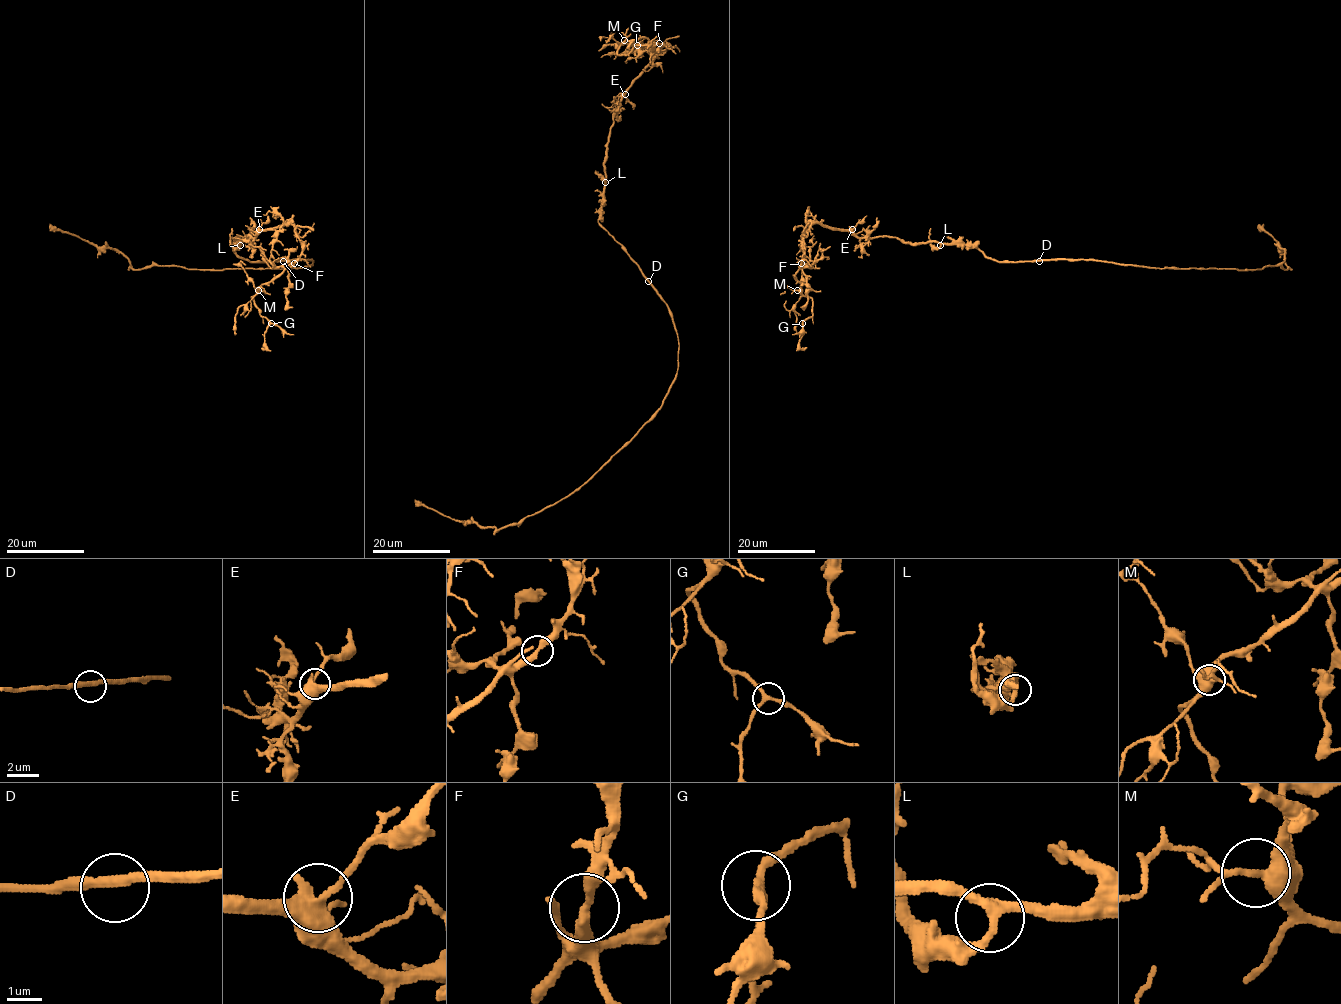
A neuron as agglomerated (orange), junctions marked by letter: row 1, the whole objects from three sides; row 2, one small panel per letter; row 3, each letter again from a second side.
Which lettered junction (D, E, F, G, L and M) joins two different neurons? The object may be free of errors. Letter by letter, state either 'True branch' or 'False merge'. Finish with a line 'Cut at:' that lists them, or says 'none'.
D: True branch
E: True branch
F: False merge
G: True branch
L: True branch
M: True branch
Cut at: F

